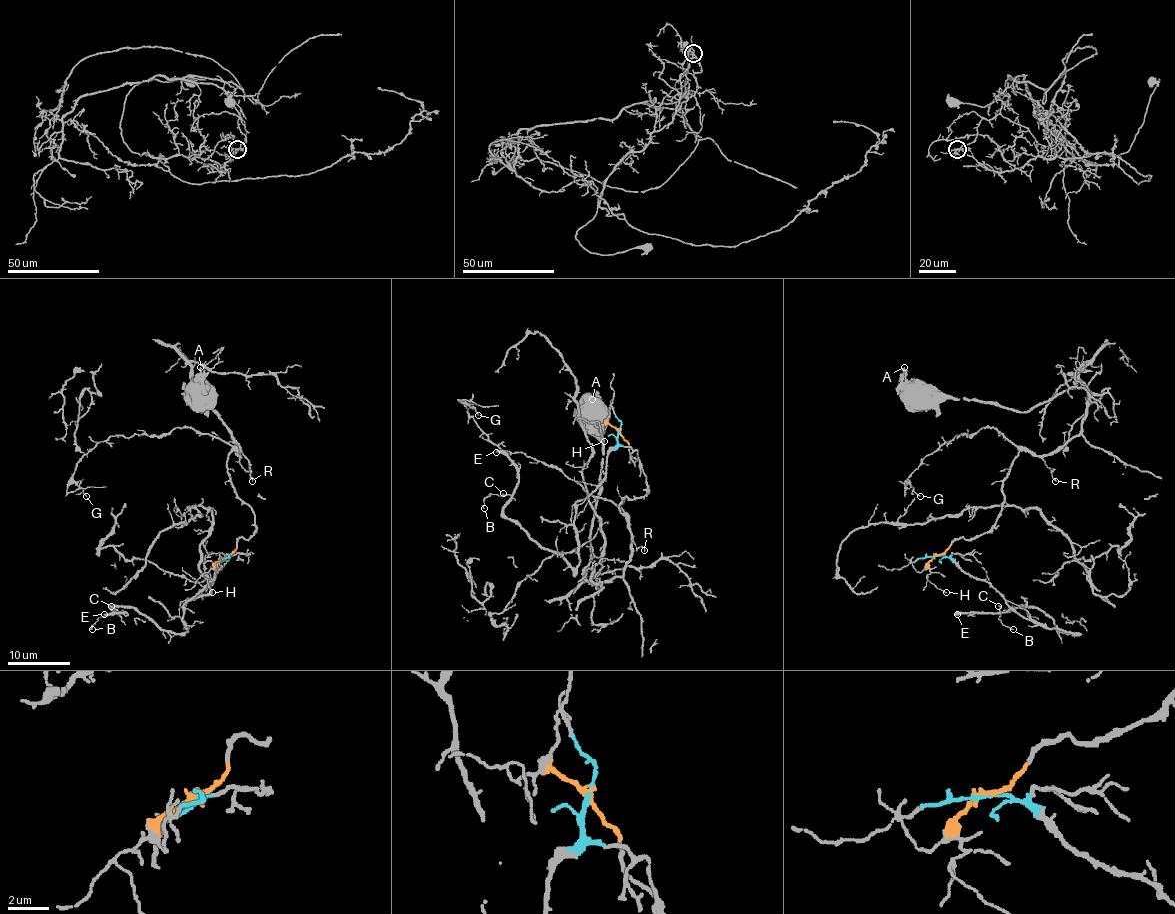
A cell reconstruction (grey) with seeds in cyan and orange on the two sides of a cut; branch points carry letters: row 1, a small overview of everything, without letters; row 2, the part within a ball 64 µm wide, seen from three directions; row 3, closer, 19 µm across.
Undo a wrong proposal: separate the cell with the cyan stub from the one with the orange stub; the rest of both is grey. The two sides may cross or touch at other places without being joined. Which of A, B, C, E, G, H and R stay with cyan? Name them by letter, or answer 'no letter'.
B, C, E

